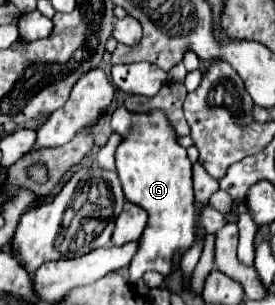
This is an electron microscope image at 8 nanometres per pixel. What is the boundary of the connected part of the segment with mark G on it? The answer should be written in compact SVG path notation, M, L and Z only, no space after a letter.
M119 106L111 114L111 128L115 132L121 132L125 138L117 146L115 154L117 174L123 184L125 198L127 202L141 206L149 214L137 254L129 264L129 281L135 284L135 280L147 270L171 274L175 270L173 256L177 252L185 254L191 248L195 232L195 198L191 182L191 162L187 158L187 152L177 144L177 134L169 126L163 112L135 114L129 112L125 106Z

